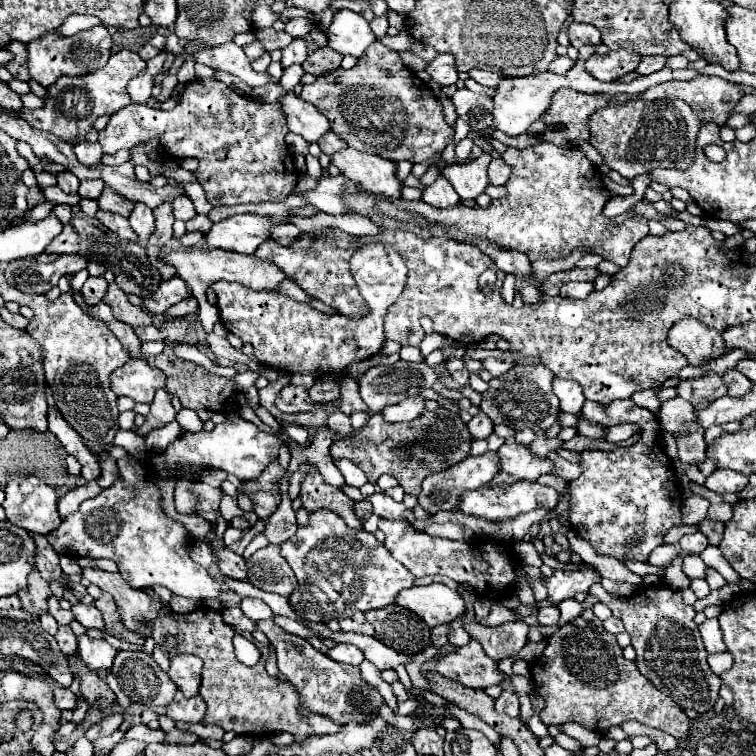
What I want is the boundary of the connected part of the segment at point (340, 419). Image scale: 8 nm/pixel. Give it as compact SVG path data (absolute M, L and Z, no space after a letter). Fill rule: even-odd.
M330 410L328 426L330 426L332 432L336 432L340 436L346 436L346 434L354 432L354 428L350 426L350 418L344 412L340 412L340 410Z

